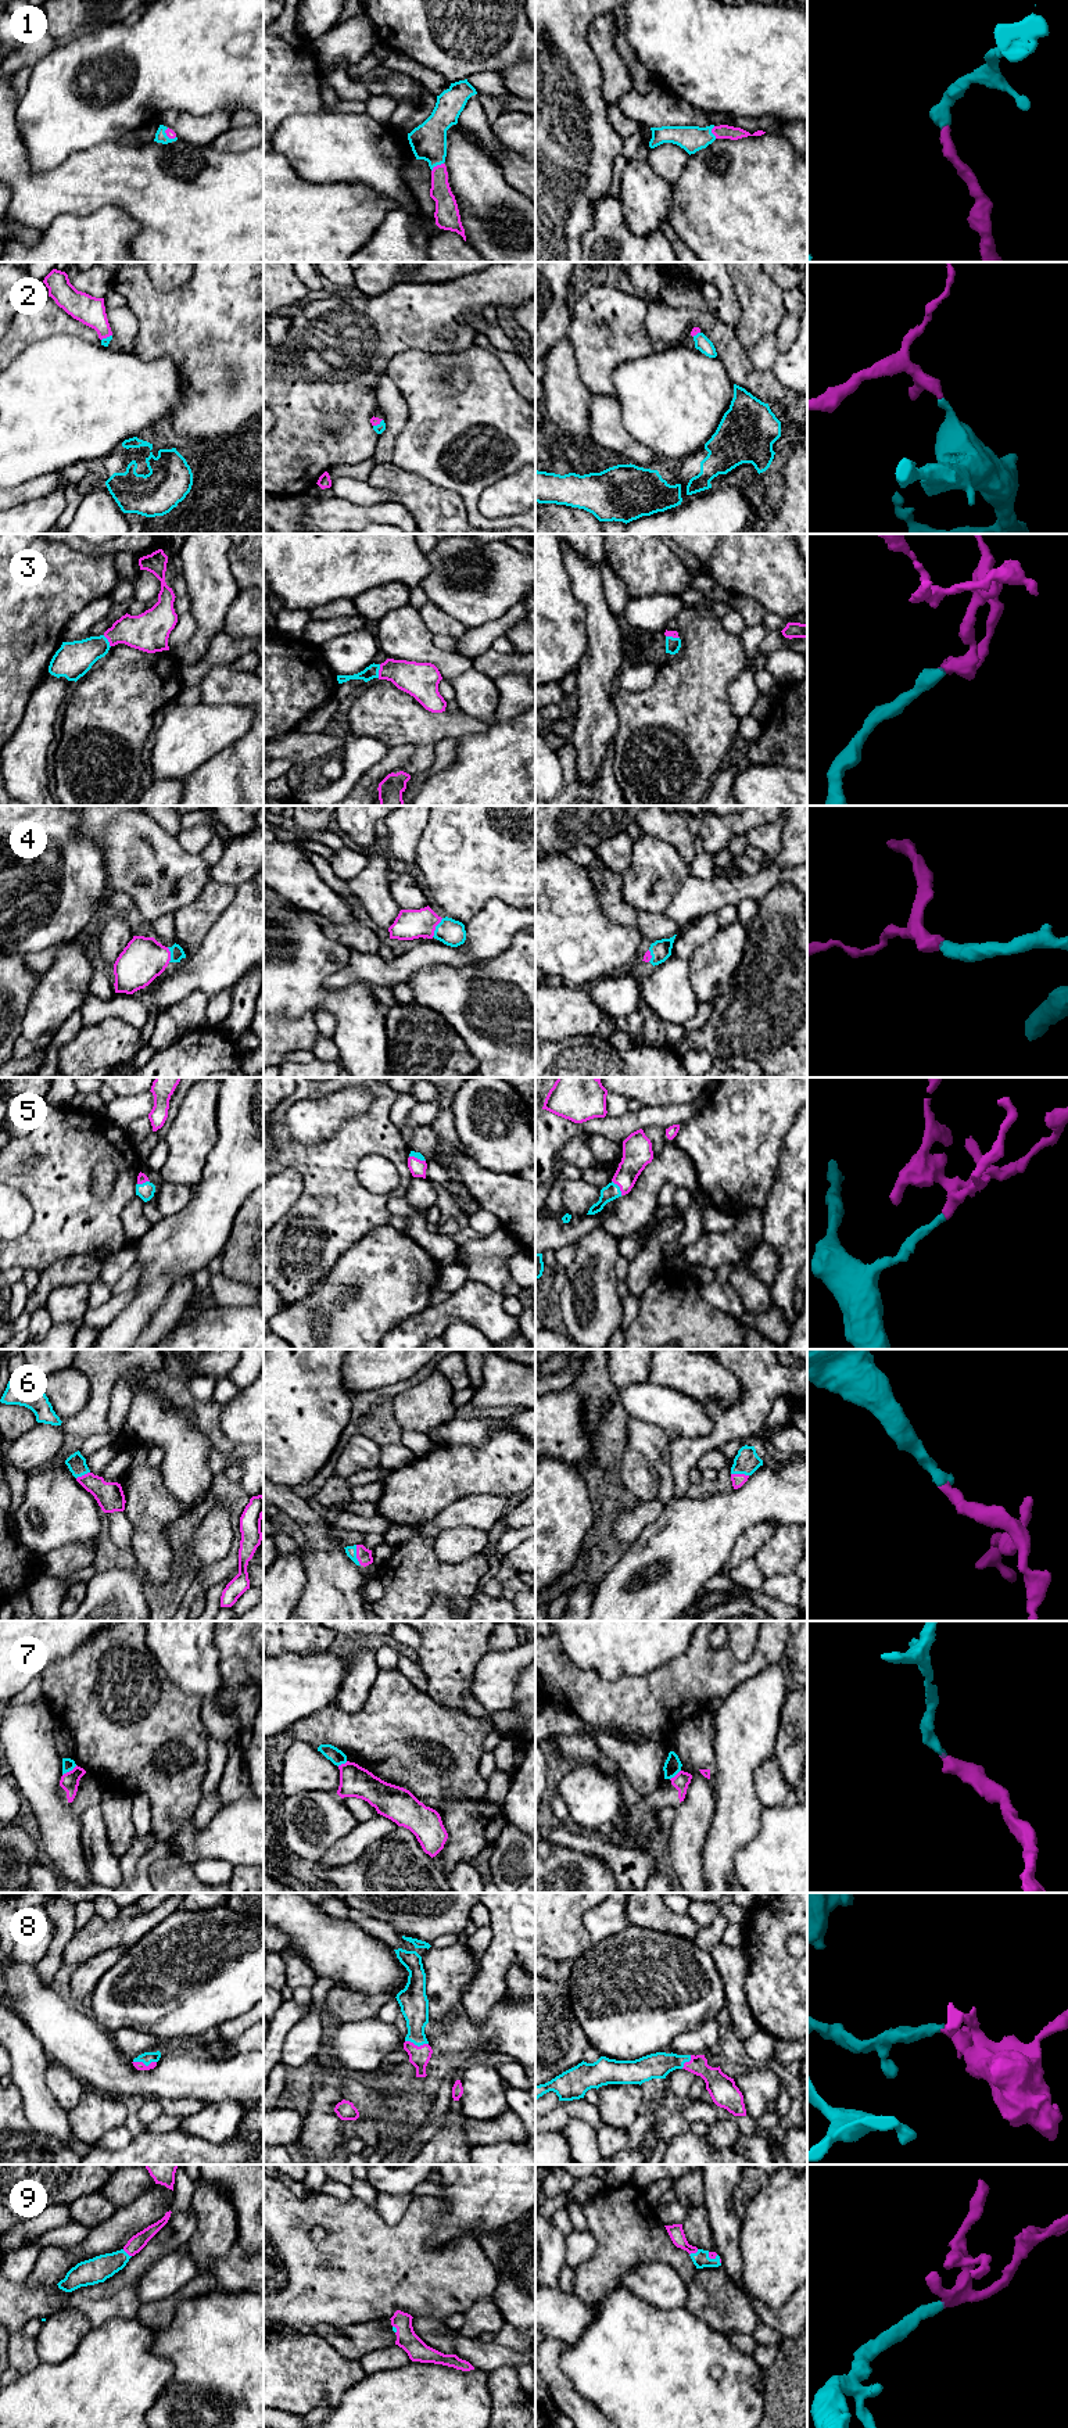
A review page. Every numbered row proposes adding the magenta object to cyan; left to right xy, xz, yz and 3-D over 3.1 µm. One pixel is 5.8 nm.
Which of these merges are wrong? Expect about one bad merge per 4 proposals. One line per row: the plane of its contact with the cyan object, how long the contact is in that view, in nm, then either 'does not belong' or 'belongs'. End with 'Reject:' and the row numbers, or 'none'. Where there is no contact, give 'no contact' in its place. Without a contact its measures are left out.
1: contact in xz; length 90 nm; belongs
2: contact in xy; length 70 nm; belongs
3: contact in xz; length 80 nm; belongs
4: contact in xz; length 130 nm; belongs
5: contact in yz; length 110 nm; belongs
6: contact in xz; length 120 nm; belongs
7: contact in xy; length 110 nm; does not belong
8: contact in xy; length 140 nm; belongs
9: contact in yz; length 70 nm; belongs
Reject: 7

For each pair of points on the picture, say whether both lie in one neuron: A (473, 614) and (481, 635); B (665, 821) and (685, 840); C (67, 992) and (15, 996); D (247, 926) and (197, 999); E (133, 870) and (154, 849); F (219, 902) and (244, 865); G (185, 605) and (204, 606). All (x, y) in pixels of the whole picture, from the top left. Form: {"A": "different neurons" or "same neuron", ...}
{"A": "different neurons", "B": "same neuron", "C": "different neurons", "D": "different neurons", "E": "same neuron", "F": "different neurons", "G": "different neurons"}

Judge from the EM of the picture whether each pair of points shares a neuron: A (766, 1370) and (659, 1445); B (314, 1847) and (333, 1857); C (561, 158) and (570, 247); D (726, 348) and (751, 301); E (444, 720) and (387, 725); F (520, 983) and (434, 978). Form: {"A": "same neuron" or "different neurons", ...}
{"A": "different neurons", "B": "different neurons", "C": "same neuron", "D": "different neurons", "E": "same neuron", "F": "same neuron"}

